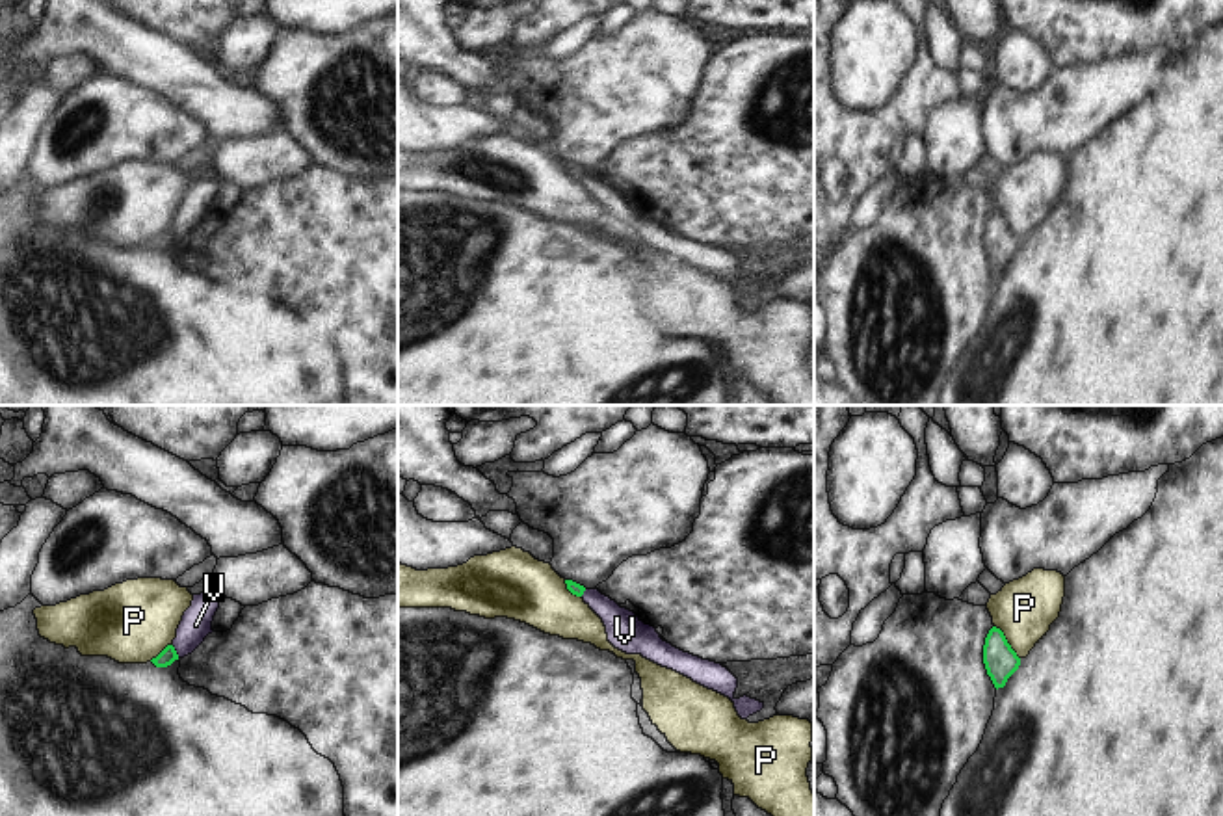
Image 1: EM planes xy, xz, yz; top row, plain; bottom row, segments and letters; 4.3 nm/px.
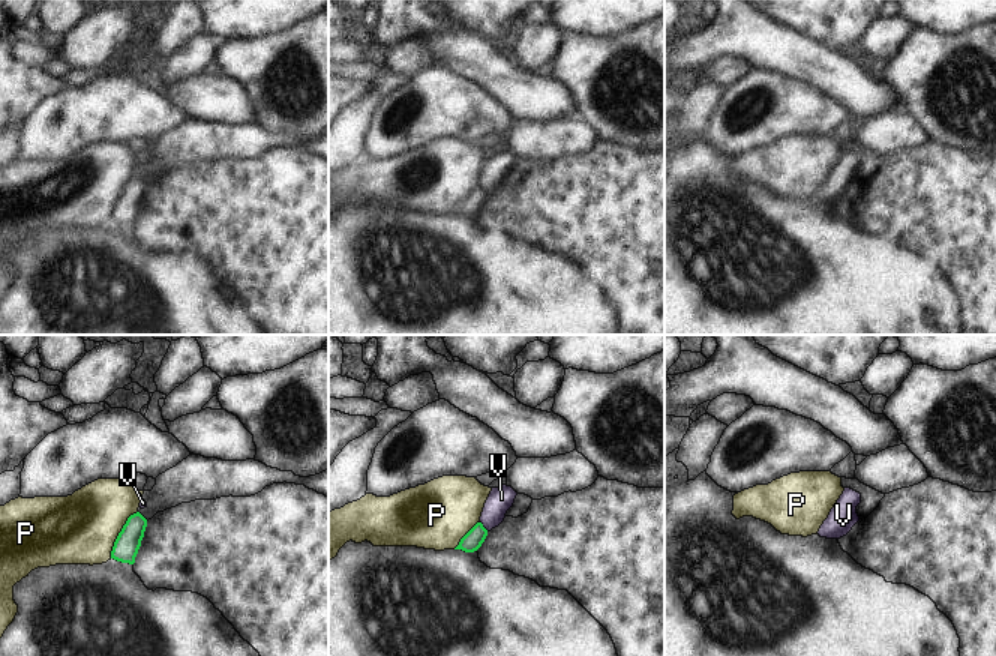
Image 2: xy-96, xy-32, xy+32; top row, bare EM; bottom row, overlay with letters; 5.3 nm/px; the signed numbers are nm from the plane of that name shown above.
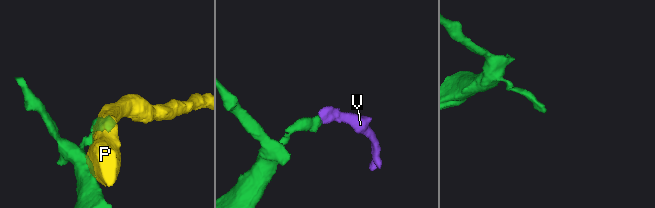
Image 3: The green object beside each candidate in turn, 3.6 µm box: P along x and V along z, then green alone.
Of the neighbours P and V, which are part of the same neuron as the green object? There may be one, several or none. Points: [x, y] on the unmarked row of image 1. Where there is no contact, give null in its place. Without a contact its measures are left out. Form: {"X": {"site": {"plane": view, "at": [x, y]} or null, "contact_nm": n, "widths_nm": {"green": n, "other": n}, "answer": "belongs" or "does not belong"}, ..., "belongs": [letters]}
{"P": {"site": {"plane": "yz", "at": [1006, 225]}, "contact_nm": 190, "widths_nm": {"green": 150, "other": 260}, "answer": "does not belong"}, "V": {"site": {"plane": "xy", "at": [175, 235]}, "contact_nm": 70, "widths_nm": {"green": 70, "other": 140}, "answer": "does not belong"}, "belongs": []}

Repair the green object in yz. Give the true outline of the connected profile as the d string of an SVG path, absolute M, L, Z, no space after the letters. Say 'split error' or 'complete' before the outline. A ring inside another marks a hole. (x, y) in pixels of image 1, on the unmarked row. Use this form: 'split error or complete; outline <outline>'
complete; outline M993 210L983 229L983 247L994 271L1004 271L1007 262L1019 253L1020 242L1007 227L1004 216Z

